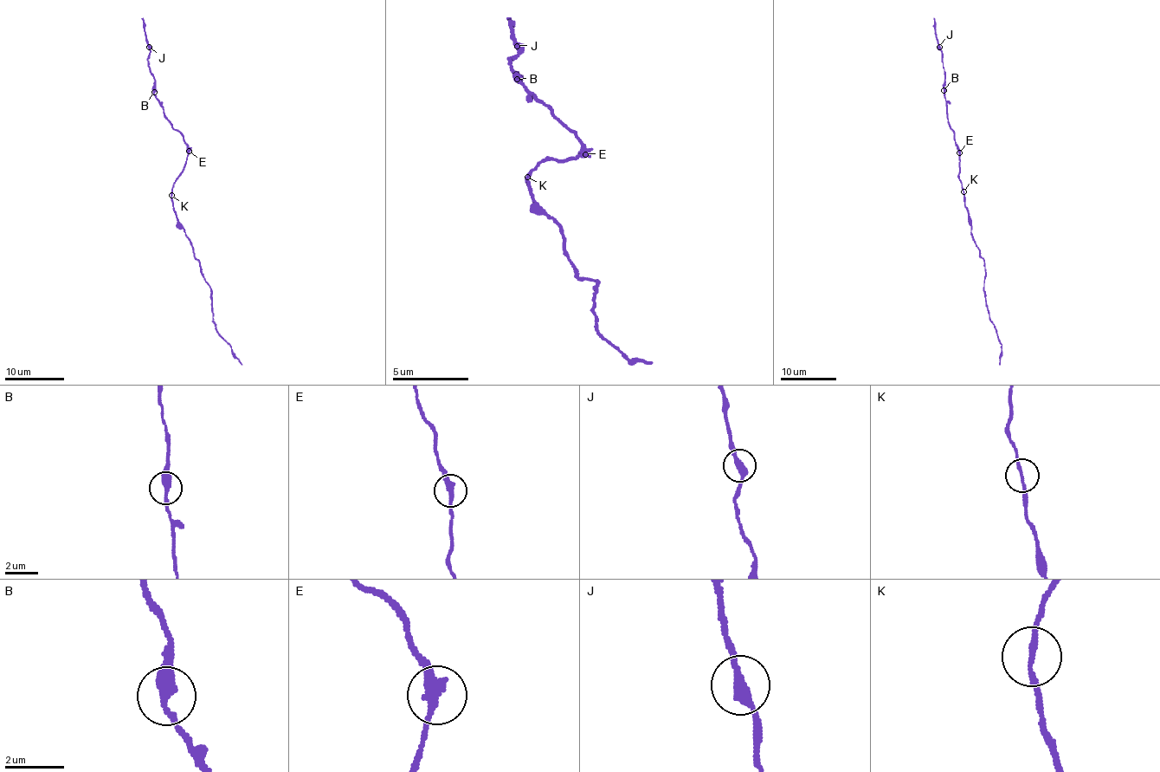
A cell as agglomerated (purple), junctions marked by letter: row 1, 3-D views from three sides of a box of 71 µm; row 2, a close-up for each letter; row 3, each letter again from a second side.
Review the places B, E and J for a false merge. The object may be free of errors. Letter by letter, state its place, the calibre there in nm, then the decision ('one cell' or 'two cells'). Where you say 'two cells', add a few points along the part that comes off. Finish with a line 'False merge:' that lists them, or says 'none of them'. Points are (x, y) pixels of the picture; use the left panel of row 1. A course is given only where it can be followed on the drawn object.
B: (154, 92) | 360 nm | one cell
E: (189, 151) | 320 nm | one cell
J: (149, 47) | 320 nm | one cell
False merge: none of them

